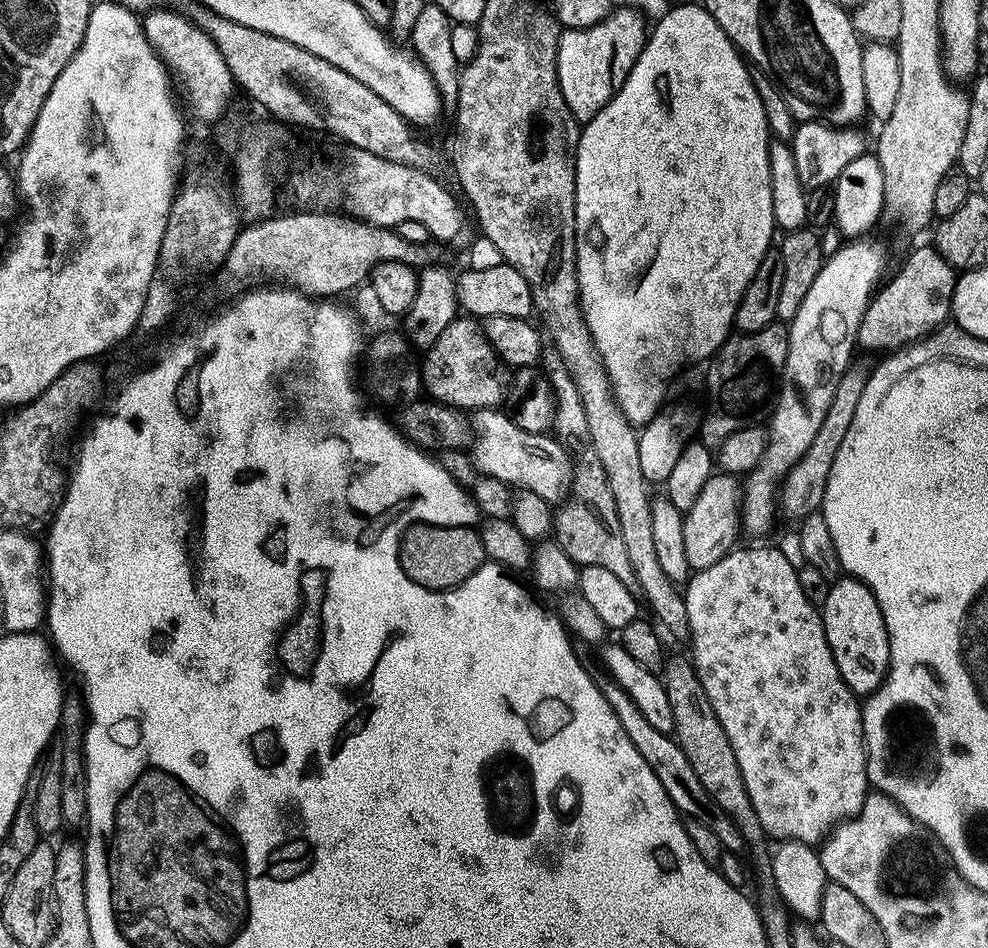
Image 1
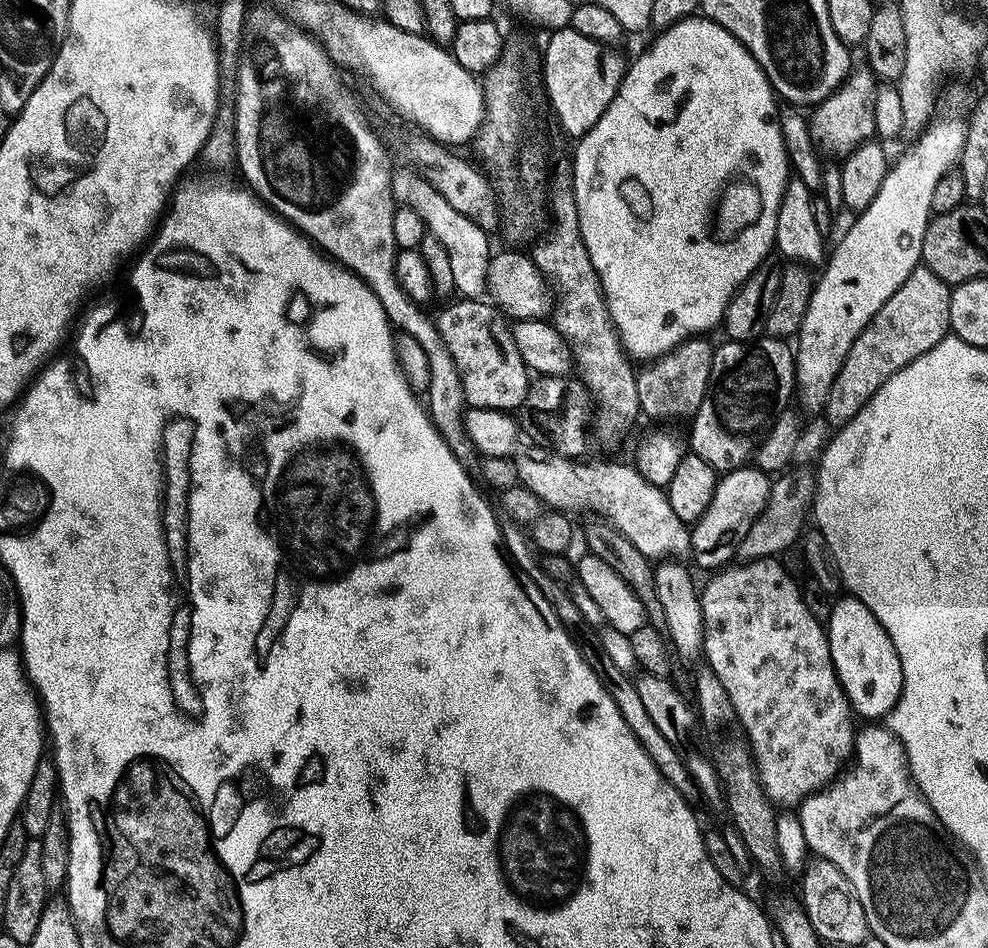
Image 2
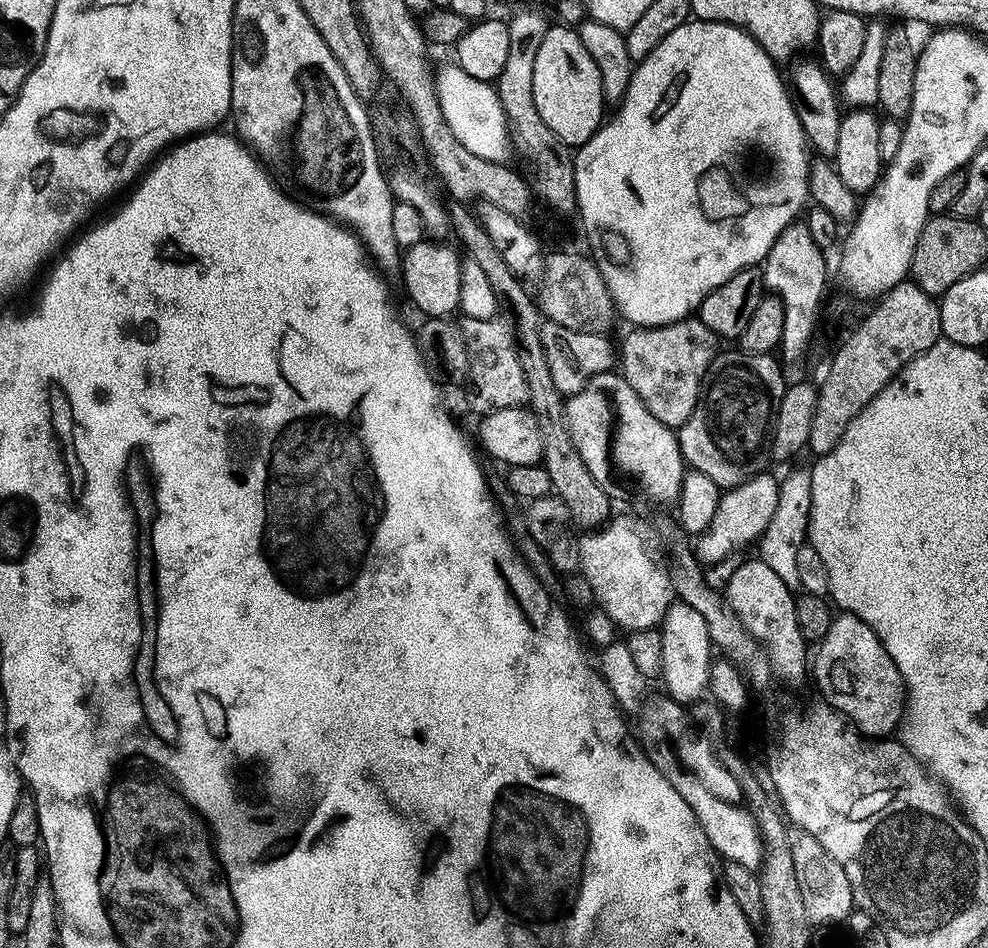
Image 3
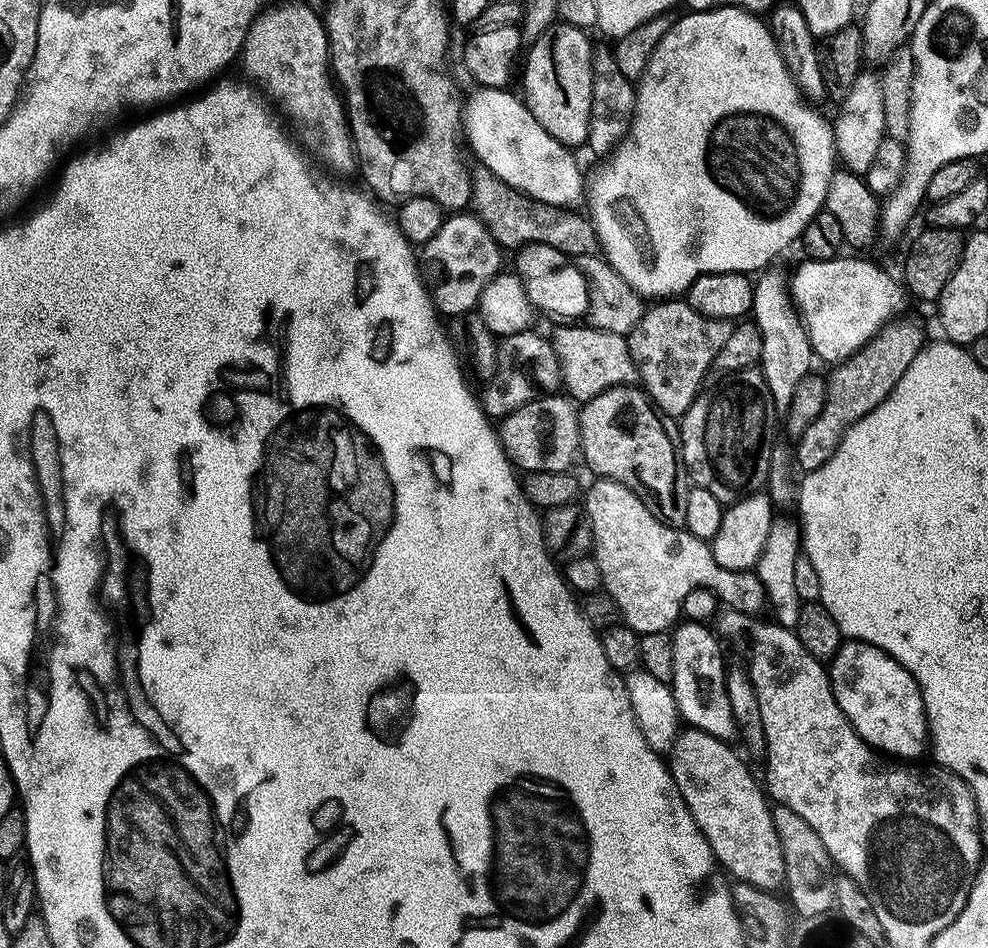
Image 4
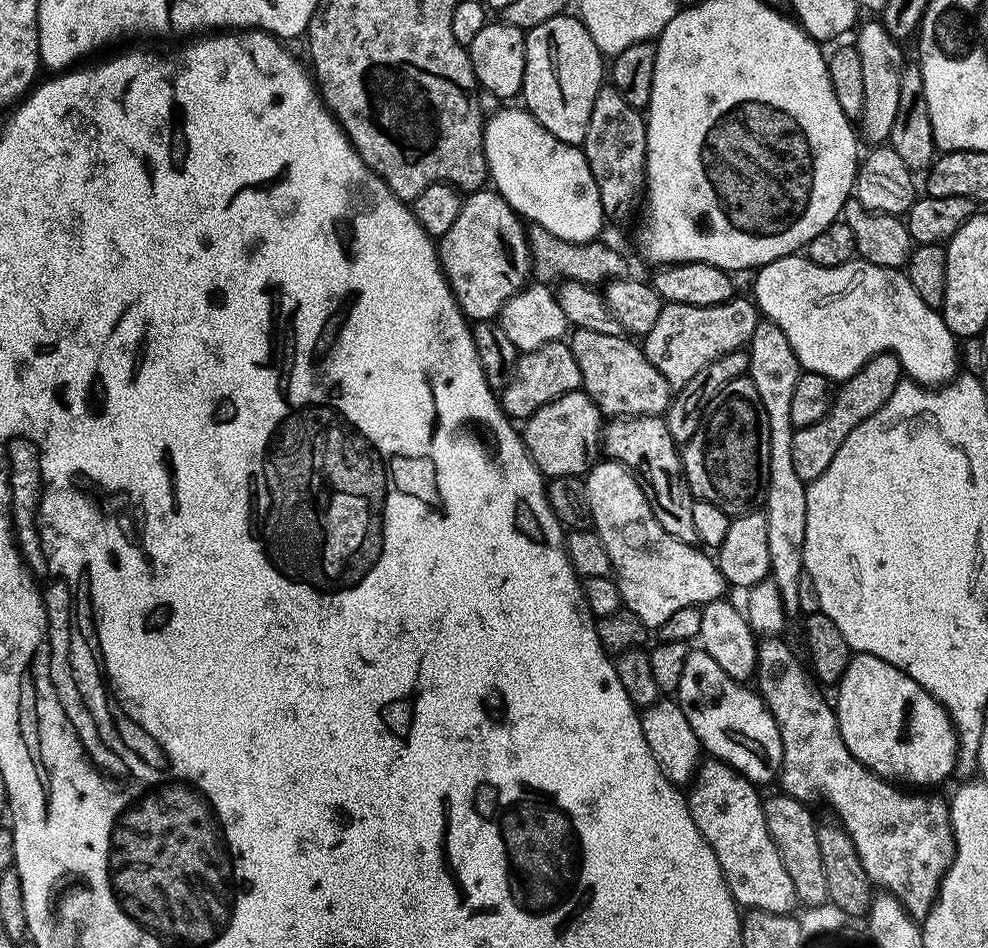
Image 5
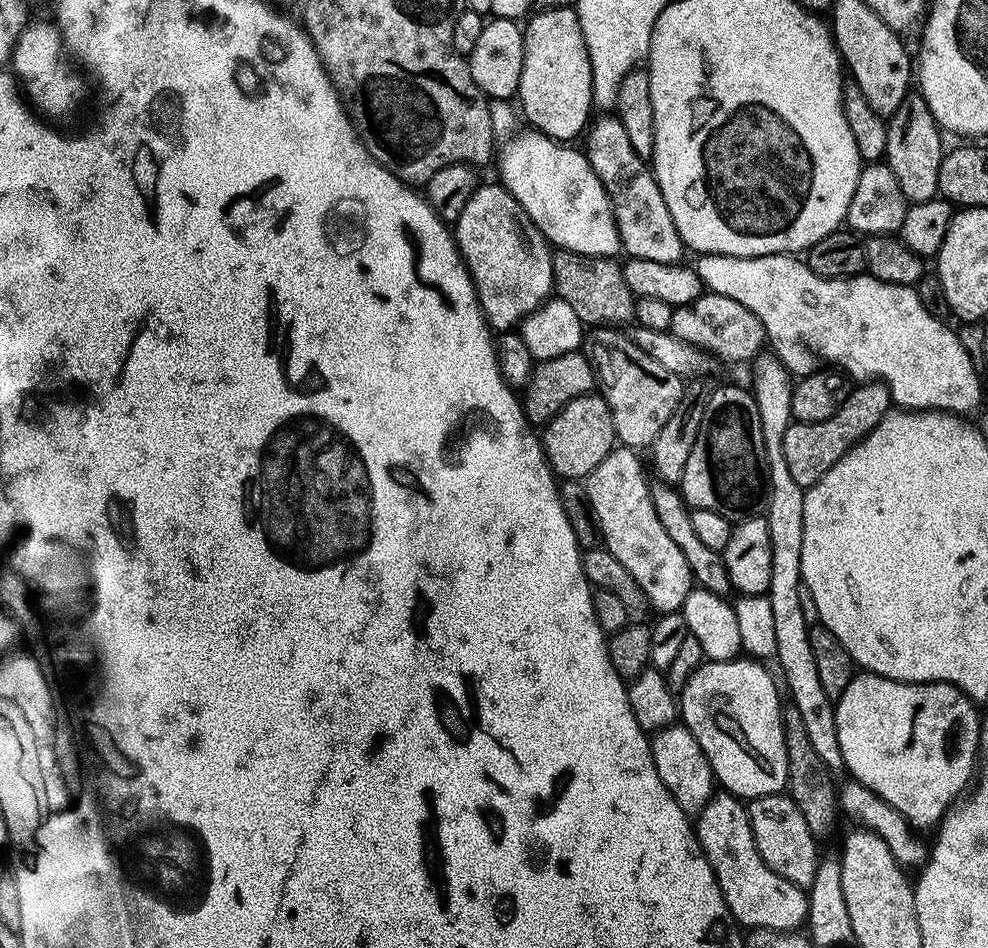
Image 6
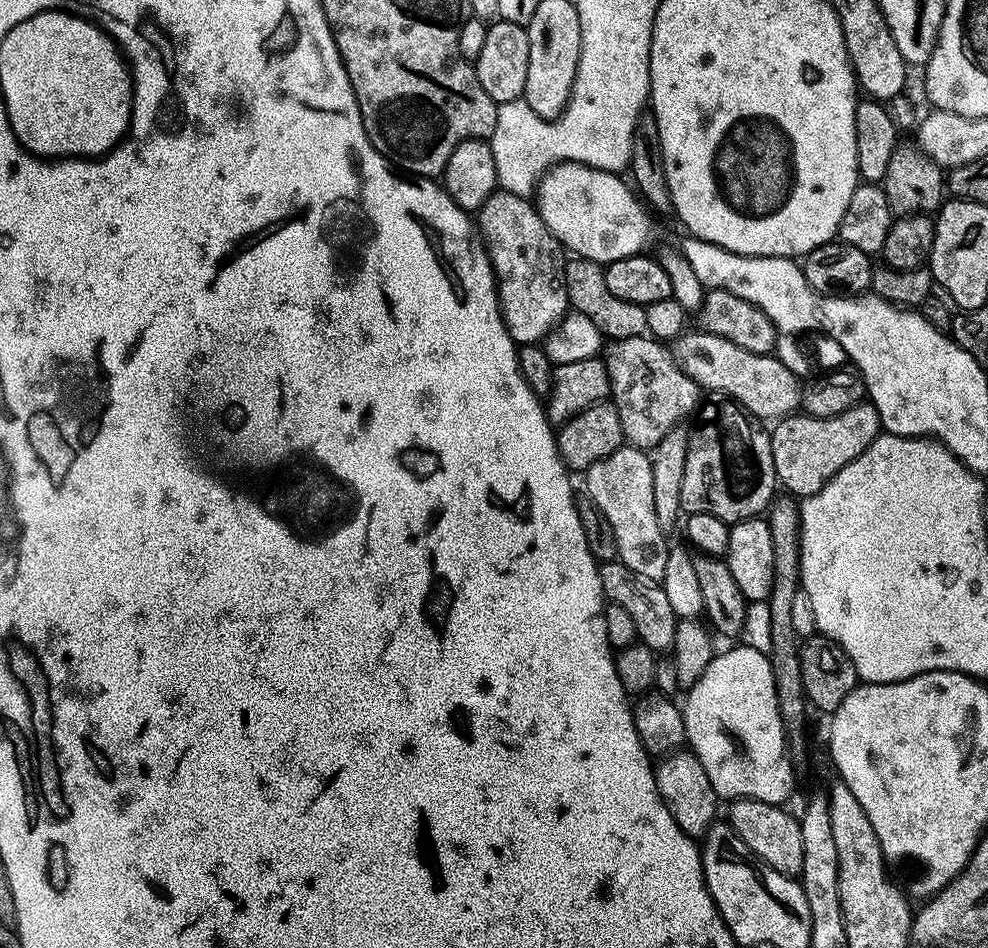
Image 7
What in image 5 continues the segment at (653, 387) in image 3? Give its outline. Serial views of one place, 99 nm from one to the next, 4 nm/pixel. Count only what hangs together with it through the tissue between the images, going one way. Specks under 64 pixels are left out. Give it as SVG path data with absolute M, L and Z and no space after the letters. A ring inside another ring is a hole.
M733 298L718 306L690 306L665 303L654 322L654 330L642 337L646 358L666 378L668 387L678 390L701 372L714 358L737 351L736 336L750 338L758 323L758 309L751 299Z

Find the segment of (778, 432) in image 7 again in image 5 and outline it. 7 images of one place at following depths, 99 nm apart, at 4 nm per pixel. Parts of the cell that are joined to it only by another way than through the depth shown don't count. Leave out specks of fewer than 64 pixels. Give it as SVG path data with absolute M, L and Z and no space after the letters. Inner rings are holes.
M882 352L865 362L864 367L859 368L850 379L843 381L836 389L836 401L833 402L832 409L821 420L814 422L814 426L797 428L793 431L792 453L794 470L798 478L802 478L805 482L819 478L822 470L826 470L826 466L834 462L834 454L838 454L842 442L846 442L846 434L850 434L854 426L866 422L870 414L882 410L890 394L894 394L894 390L900 385L901 379L900 359L890 352Z

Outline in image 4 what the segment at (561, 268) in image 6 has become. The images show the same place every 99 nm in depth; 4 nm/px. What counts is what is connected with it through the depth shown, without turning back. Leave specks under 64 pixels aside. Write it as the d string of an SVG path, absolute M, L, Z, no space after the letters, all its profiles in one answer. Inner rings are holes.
M480 166L473 171L472 177L472 202L471 209L473 213L479 217L487 227L487 232L494 238L496 244L503 249L518 250L527 244L546 244L553 248L562 250L570 258L581 258L589 255L595 255L599 251L599 240L592 226L591 219L585 215L574 214L575 211L552 207L549 204L538 202L531 199L524 192L518 192L516 188L512 188L508 183L502 183L501 179L493 174L488 168Z

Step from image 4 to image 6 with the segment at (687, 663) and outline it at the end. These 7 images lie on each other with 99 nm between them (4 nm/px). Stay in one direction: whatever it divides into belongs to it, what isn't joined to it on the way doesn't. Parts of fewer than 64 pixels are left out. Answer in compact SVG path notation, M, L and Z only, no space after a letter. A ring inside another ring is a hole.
M739 657L728 661L704 661L694 672L694 674L688 679L688 687L683 688L681 692L678 694L678 705L679 705L679 719L682 721L684 727L690 730L690 734L694 734L694 738L698 738L698 746L702 746L702 750L706 754L706 758L710 762L710 766L712 767L712 775L714 777L715 783L719 785L721 789L725 792L731 792L733 796L739 796L743 798L745 801L753 800L754 798L758 798L759 796L769 796L770 794L774 794L775 792L783 793L785 791L788 778L787 778L787 752L786 752L786 742L784 741L784 726L783 726L783 718L781 716L781 709L782 709L782 699L780 700L780 692L781 689L778 687L776 689L776 684L772 681L772 676L770 673L767 672L766 669L763 668L765 666L763 663L756 661L752 658L747 657Z

